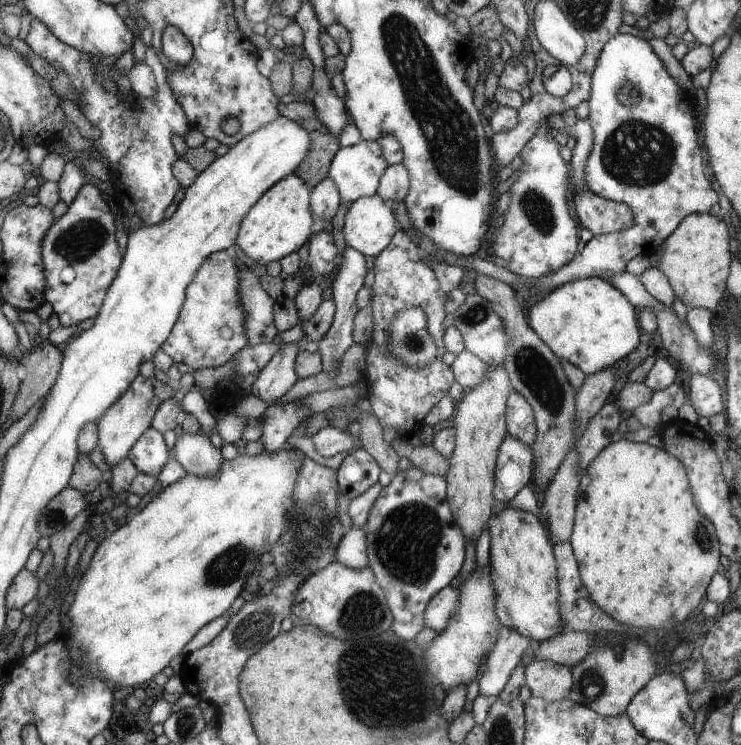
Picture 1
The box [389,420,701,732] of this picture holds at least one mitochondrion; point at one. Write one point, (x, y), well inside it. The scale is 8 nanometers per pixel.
(591, 686)

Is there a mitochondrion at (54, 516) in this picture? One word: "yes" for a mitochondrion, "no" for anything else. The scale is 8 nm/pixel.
yes

